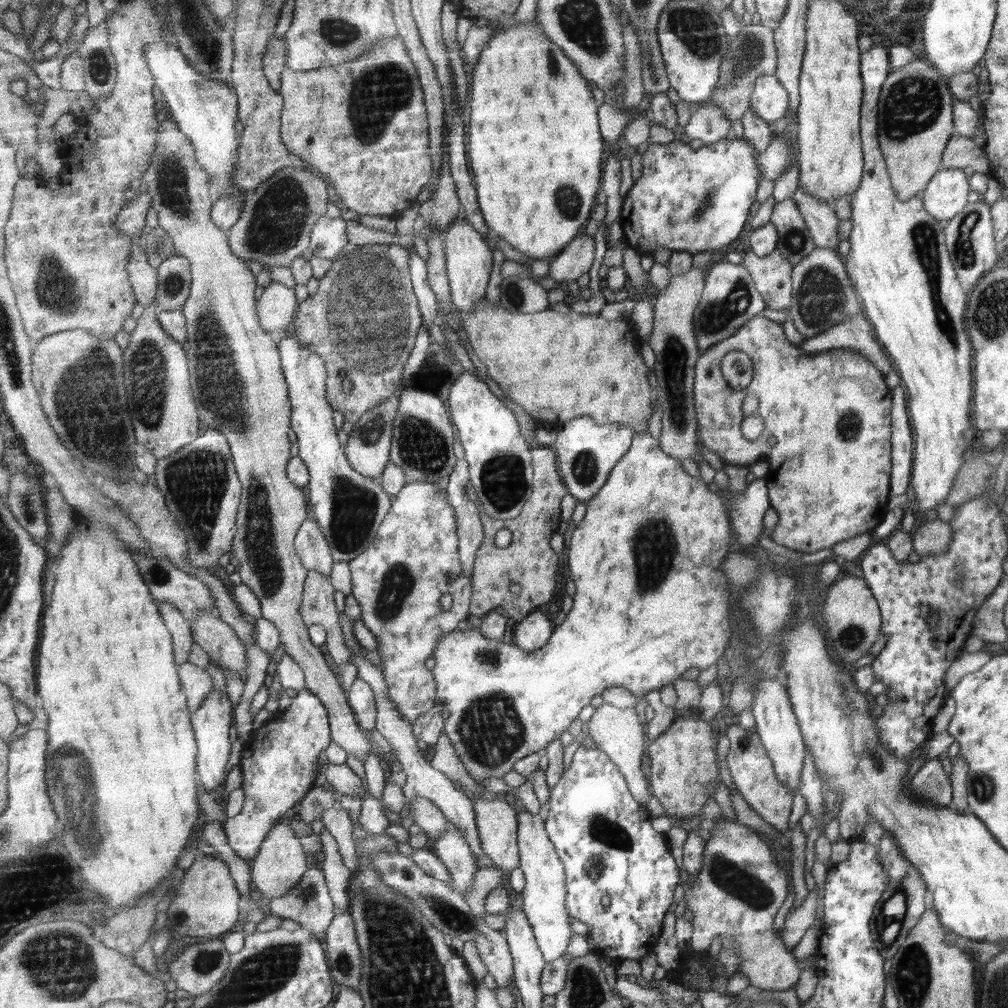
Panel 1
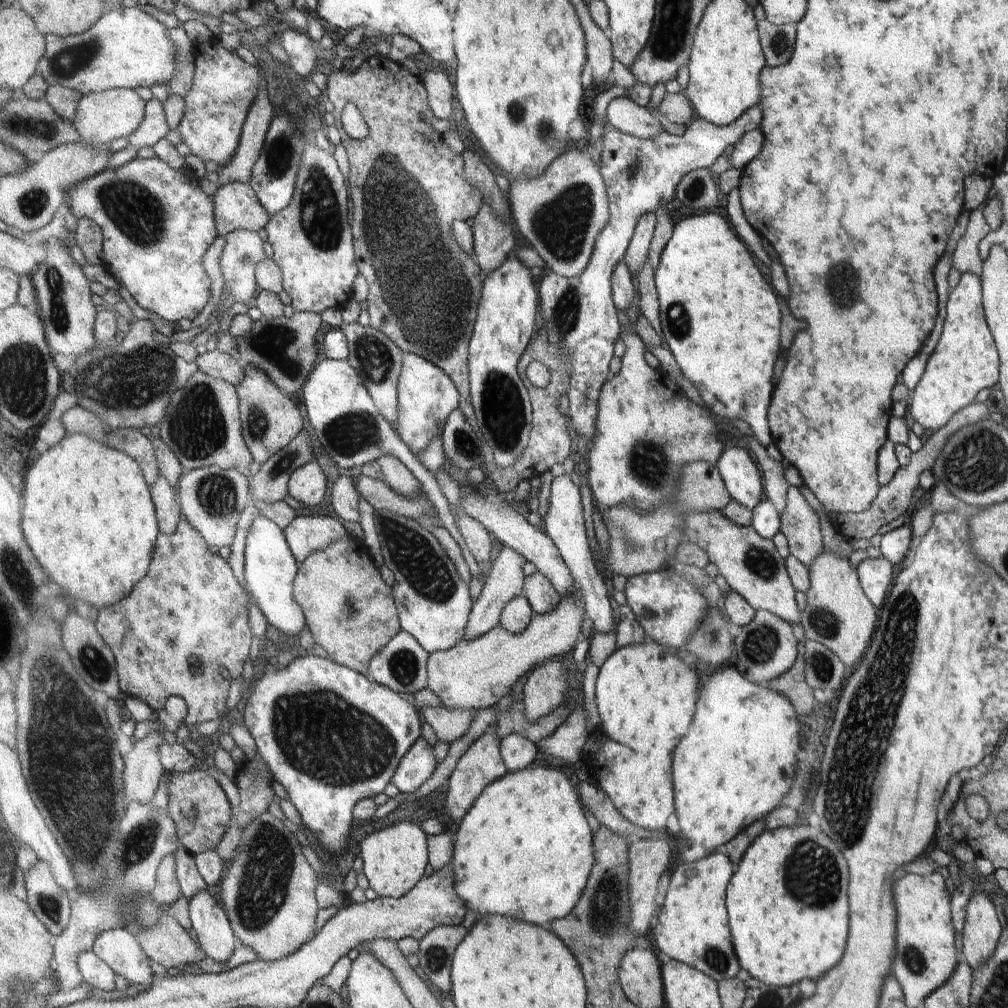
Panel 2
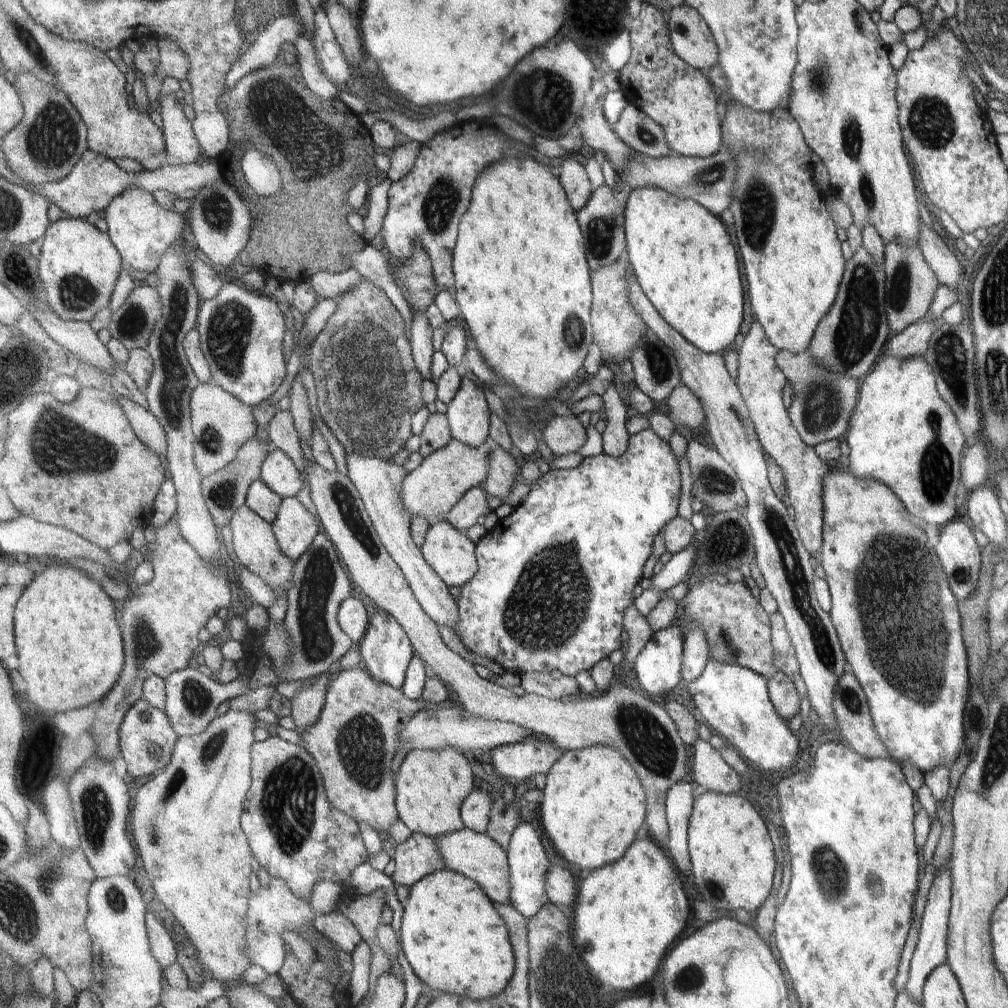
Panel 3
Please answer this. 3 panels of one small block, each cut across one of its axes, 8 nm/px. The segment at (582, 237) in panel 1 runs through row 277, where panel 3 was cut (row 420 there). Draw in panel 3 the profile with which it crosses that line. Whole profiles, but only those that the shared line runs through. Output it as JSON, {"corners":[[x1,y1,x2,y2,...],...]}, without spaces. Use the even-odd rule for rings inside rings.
{"corners":[[556,416,544,428,543,436,553,456,567,456,574,452,579,453,585,446,589,437,589,428,583,426,578,416,569,416,569,418]]}

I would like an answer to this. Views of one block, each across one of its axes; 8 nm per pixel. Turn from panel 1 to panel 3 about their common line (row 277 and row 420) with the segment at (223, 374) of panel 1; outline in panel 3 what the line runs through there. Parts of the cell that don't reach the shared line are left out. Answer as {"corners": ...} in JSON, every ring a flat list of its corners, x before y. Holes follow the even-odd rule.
{"corners":[[215,382,200,383,195,389,191,401,192,424,195,433,195,464,201,476,213,476,215,472,227,468,238,457,238,452,255,438,257,424,252,407,223,390]]}

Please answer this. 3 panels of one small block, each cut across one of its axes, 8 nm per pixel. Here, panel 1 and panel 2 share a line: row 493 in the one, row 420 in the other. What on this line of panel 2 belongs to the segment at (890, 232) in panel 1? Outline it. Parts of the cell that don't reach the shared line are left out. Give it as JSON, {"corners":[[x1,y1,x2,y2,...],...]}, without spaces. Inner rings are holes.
{"corners":[[963,272,957,285,948,291,939,340,925,362,917,386,907,398,909,421,917,422,923,430,934,431,941,428,957,410,975,402,975,394,979,390,996,387,998,364,994,340,981,308,979,279,971,272]]}

